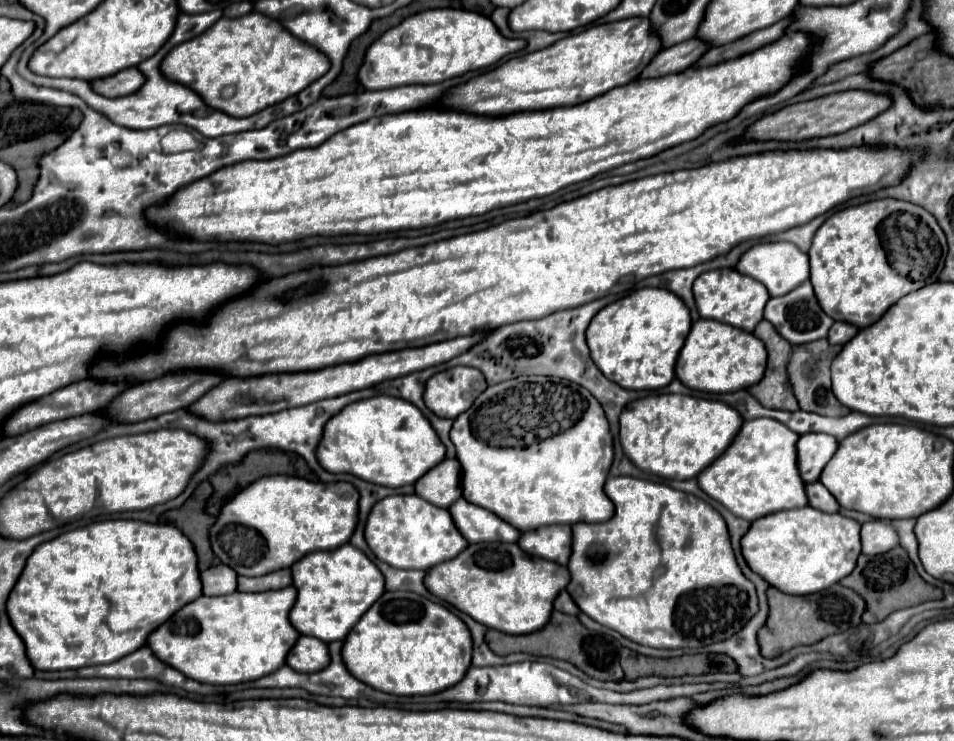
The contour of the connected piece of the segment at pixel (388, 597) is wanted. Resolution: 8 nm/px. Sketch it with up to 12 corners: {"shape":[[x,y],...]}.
{"shape":[[384,592],[346,636],[350,674],[396,696],[454,686],[470,630]]}

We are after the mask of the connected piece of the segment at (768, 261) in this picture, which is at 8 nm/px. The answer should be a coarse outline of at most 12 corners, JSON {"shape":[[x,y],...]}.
{"shape":[[792,242],[752,246],[736,270],[784,296],[808,280]]}

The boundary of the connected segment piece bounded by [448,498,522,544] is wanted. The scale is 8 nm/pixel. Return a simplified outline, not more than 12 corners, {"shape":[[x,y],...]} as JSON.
{"shape":[[464,498],[448,512],[470,542],[518,542],[520,530]]}

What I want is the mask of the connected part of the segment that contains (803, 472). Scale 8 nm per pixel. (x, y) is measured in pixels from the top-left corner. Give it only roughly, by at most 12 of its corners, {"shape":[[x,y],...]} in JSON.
{"shape":[[802,434],[798,470],[804,482],[818,482],[838,450],[830,434]]}

